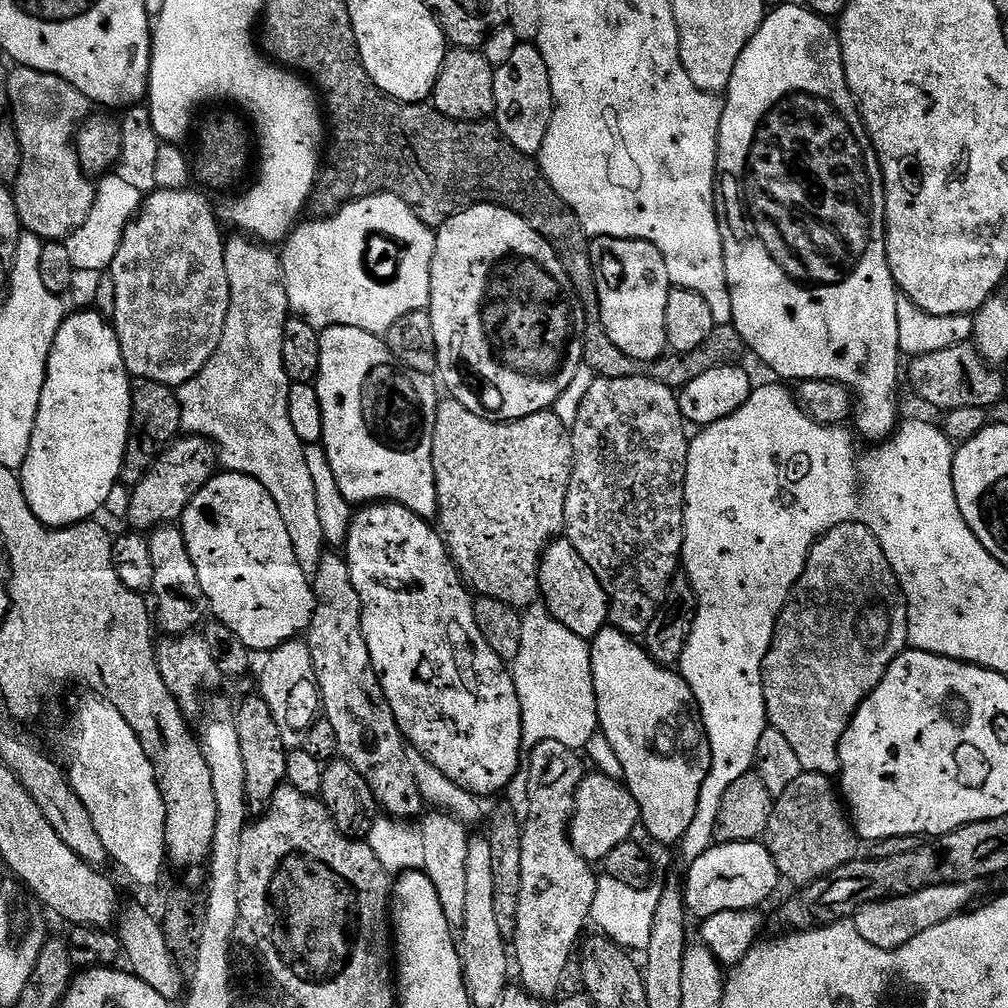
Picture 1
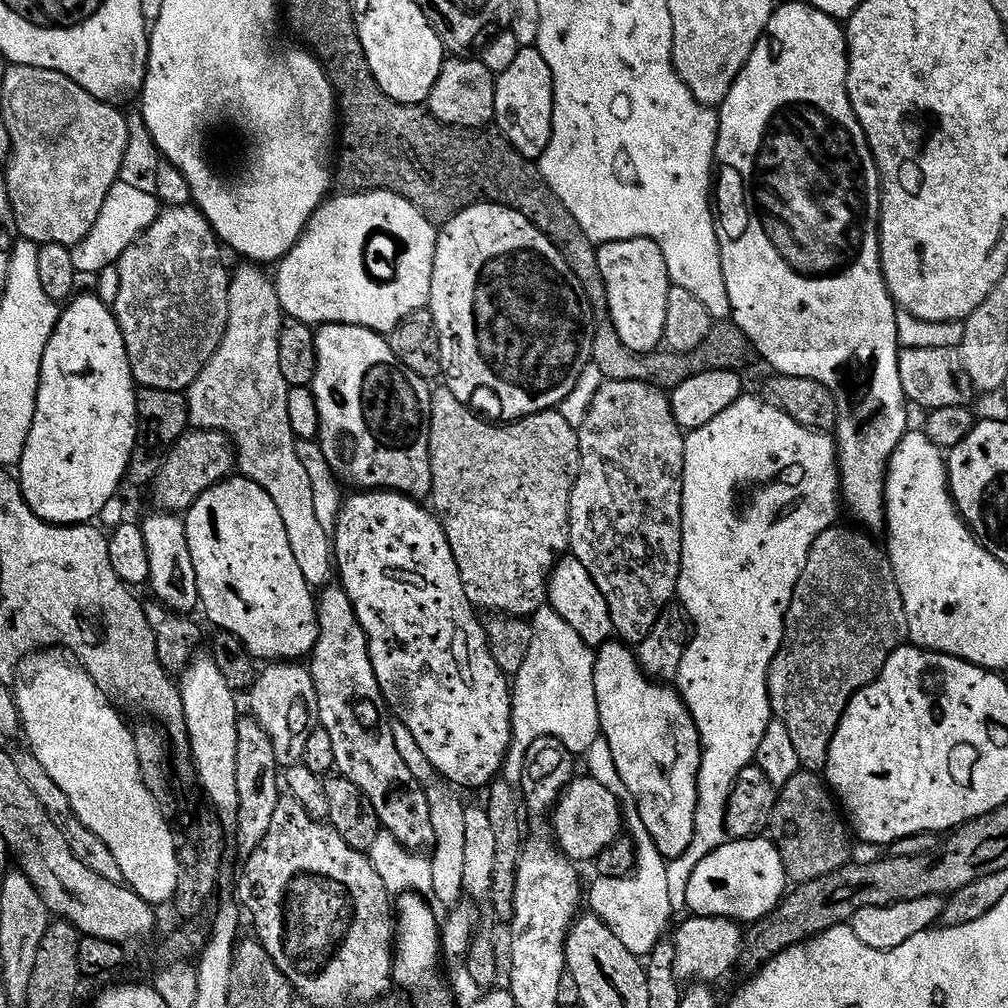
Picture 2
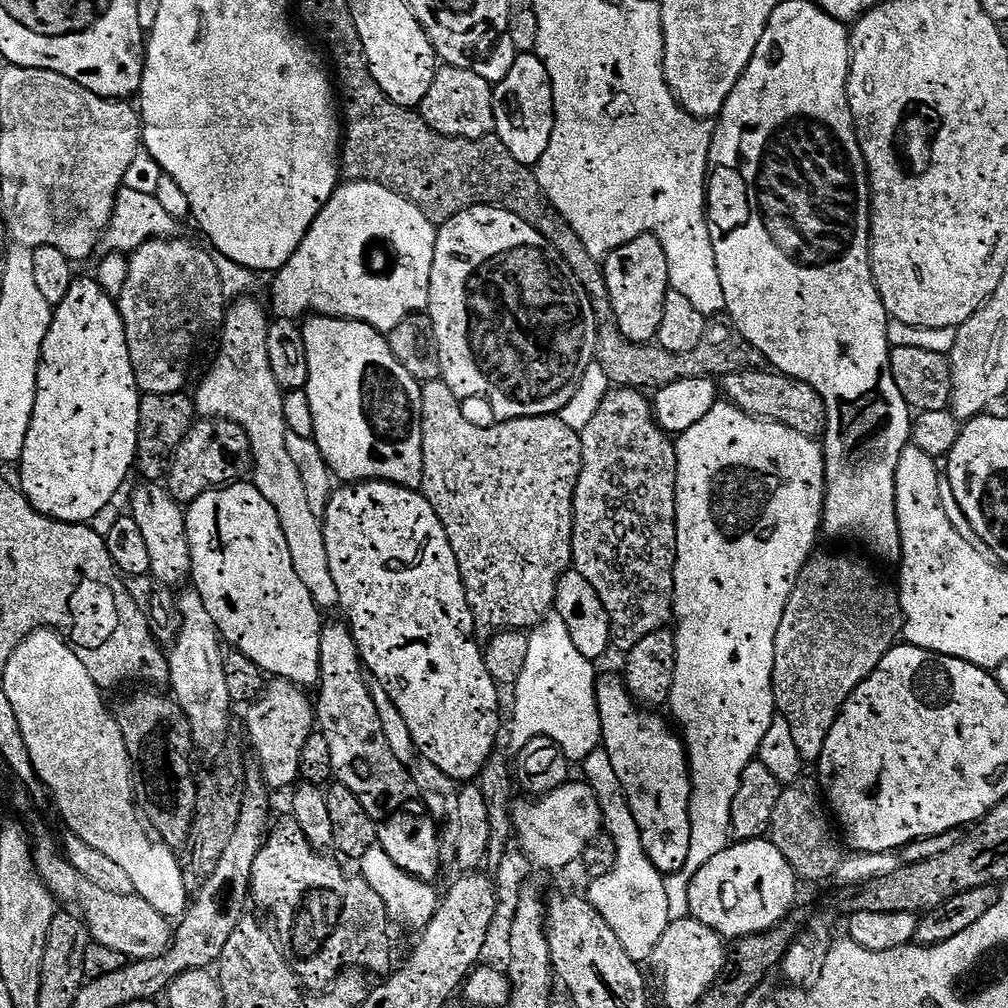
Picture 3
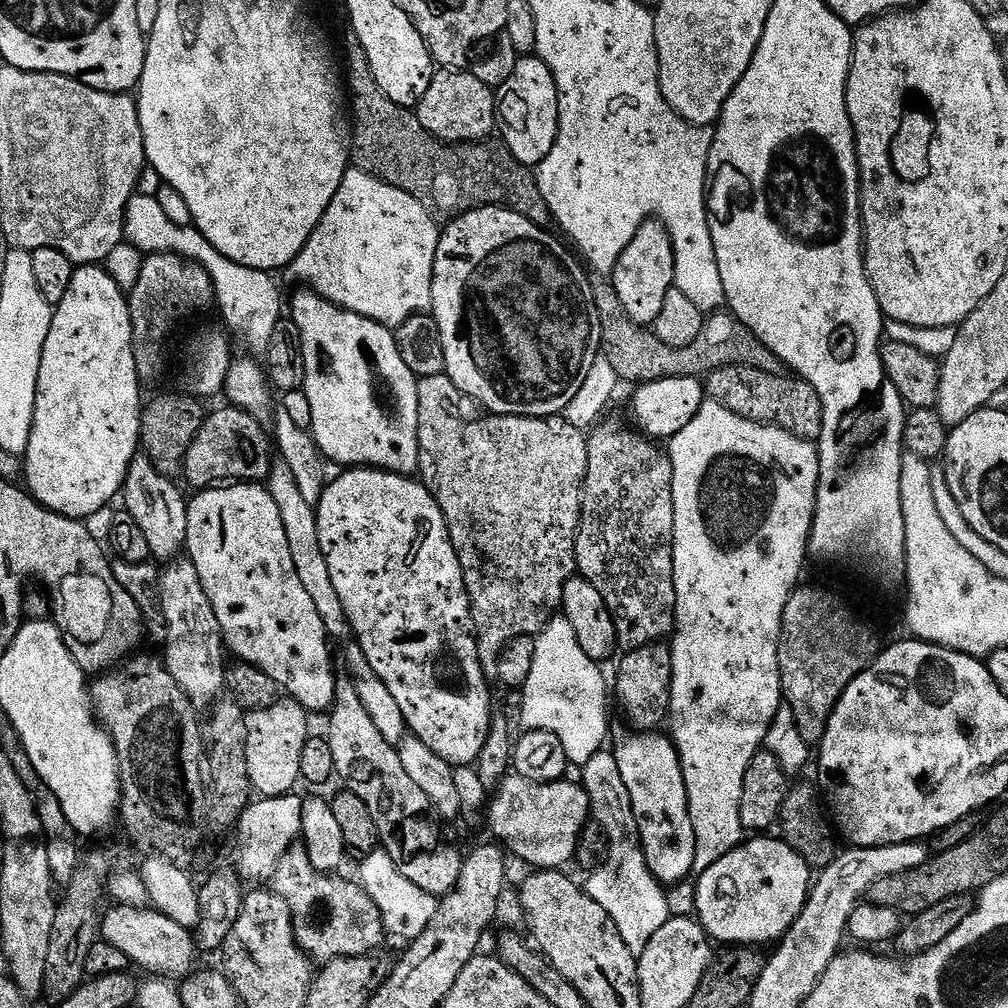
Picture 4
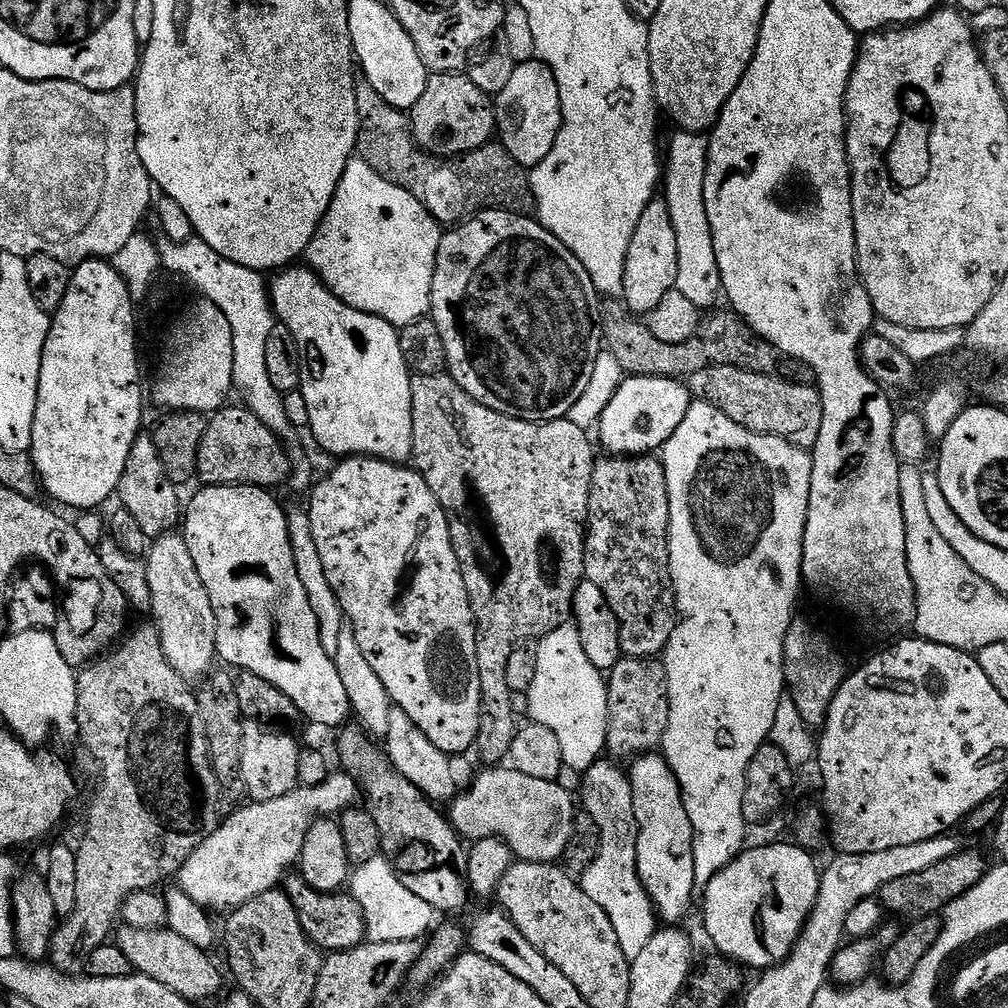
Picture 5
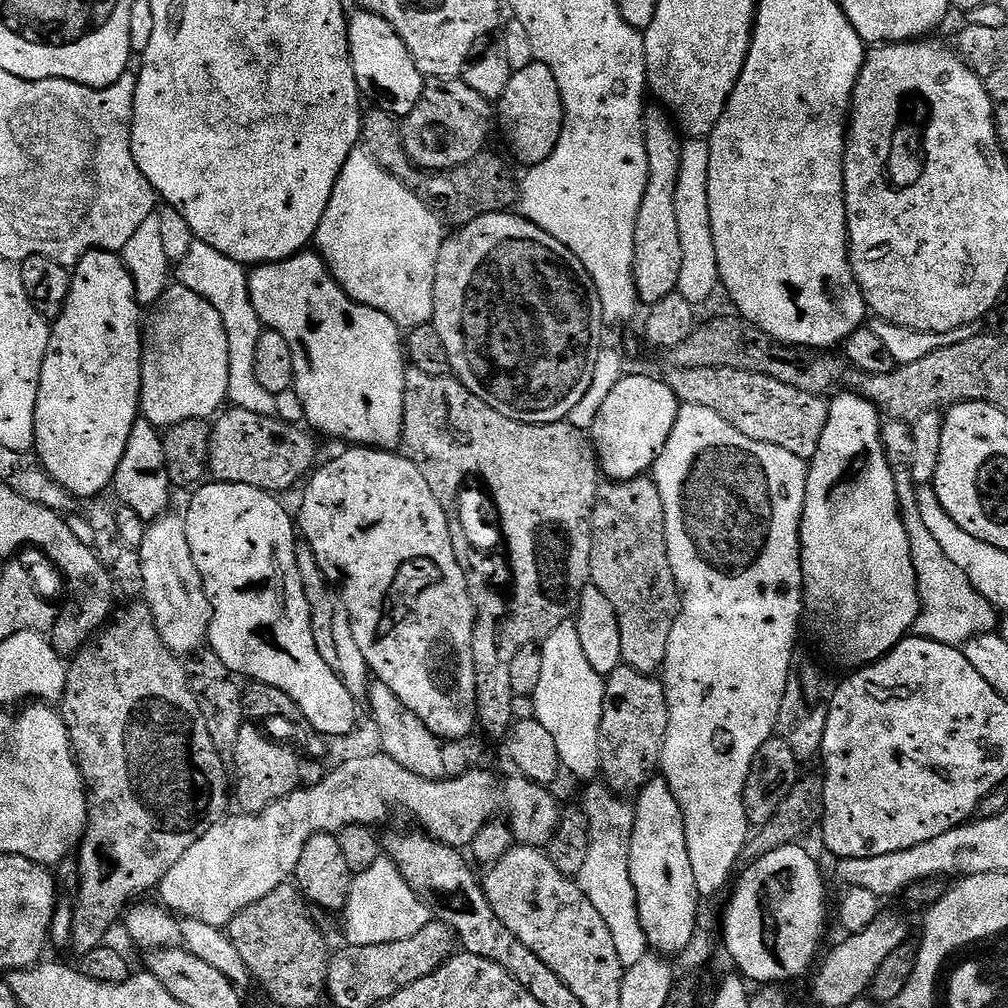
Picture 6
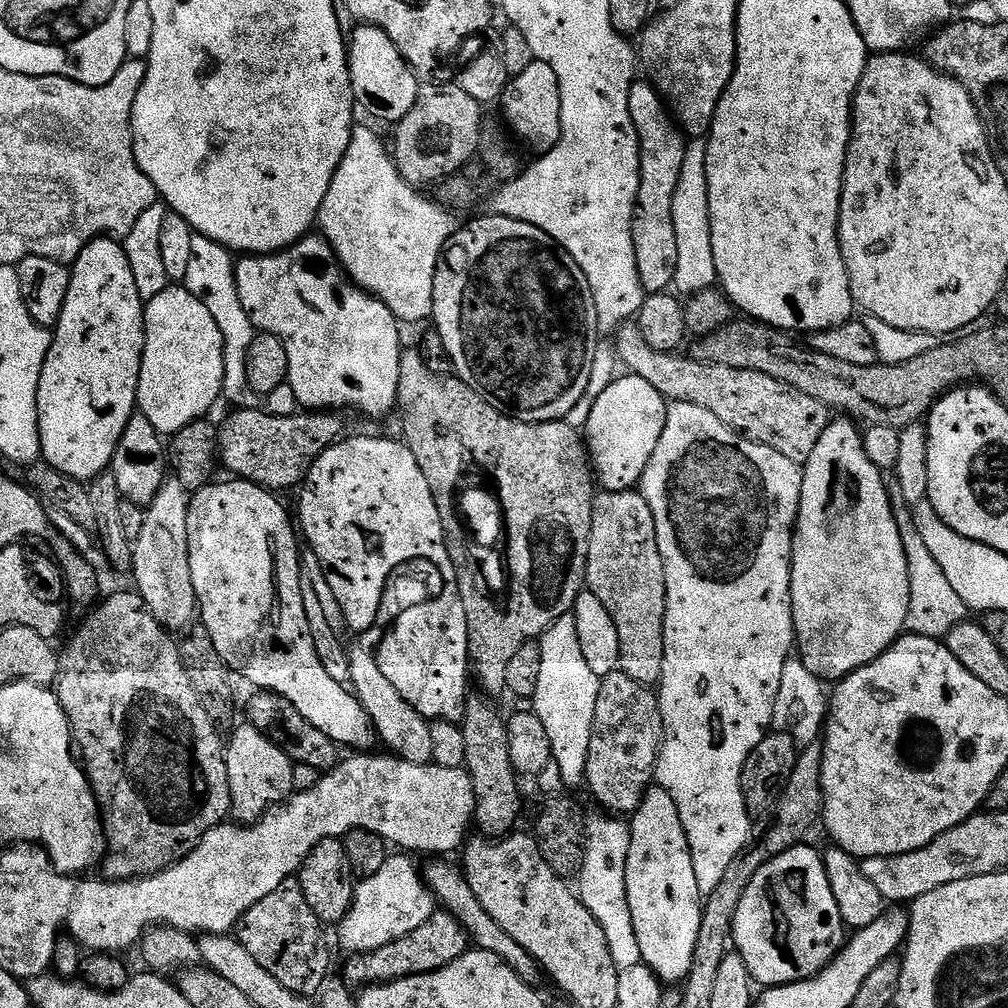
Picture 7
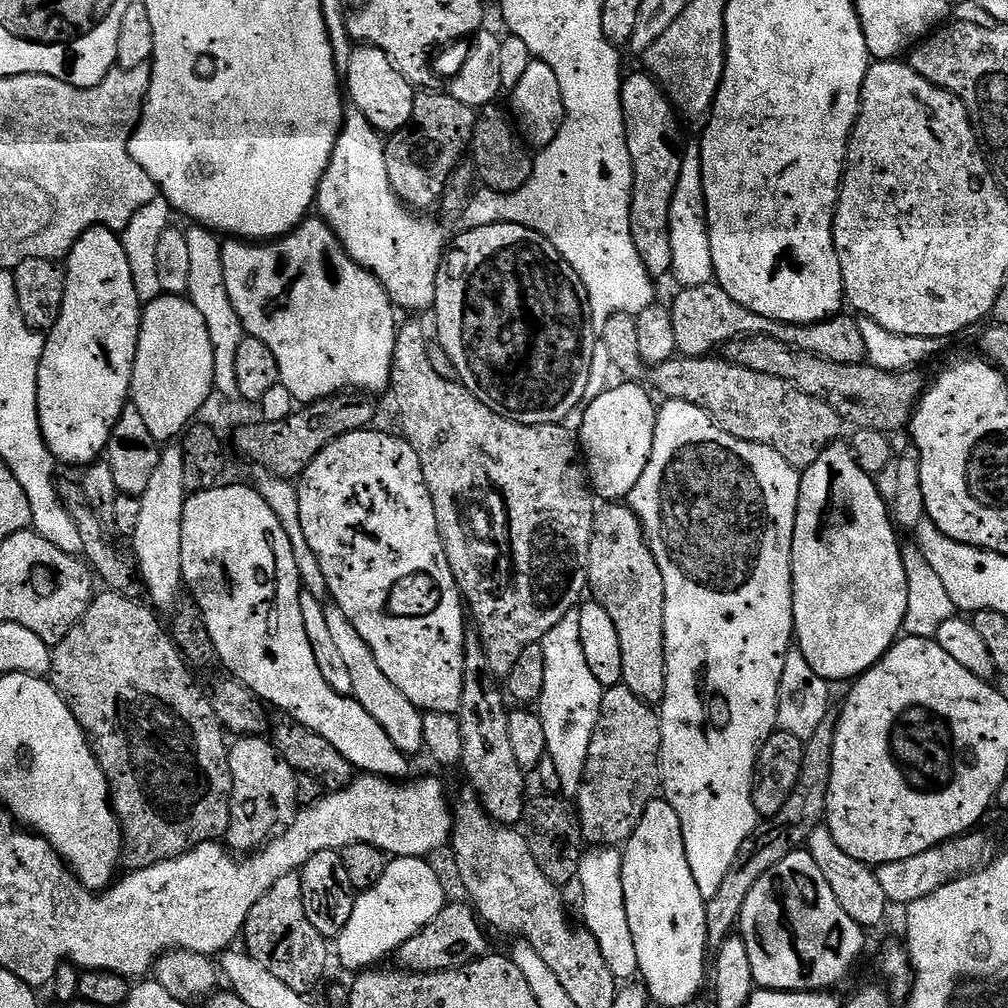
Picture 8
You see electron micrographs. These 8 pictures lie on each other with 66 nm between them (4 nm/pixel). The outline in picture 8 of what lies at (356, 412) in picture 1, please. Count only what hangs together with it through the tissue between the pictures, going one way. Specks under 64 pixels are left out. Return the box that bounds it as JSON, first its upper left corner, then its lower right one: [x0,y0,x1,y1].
[220,219,398,405]

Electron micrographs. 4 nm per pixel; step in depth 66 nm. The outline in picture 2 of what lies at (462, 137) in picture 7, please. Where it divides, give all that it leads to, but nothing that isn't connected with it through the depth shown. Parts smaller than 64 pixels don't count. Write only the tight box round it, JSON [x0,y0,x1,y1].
[426,58,496,130]

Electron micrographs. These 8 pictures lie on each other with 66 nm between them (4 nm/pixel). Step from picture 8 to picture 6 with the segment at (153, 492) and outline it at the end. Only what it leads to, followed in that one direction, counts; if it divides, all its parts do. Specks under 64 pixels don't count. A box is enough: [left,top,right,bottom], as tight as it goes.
[138,514,210,658]

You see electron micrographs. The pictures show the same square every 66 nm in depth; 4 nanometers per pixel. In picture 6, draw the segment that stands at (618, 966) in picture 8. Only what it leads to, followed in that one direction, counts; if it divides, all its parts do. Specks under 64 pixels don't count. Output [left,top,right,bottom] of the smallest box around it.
[578,782,650,970]

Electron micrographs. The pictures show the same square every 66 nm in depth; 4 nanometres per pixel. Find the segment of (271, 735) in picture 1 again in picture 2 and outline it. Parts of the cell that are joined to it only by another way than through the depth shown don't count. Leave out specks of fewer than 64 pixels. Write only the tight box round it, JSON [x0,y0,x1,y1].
[234,718,282,858]

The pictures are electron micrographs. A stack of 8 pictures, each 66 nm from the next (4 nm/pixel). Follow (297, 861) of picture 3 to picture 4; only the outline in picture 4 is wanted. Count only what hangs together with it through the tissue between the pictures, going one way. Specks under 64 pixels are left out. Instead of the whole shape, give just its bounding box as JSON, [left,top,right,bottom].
[270,846,386,962]

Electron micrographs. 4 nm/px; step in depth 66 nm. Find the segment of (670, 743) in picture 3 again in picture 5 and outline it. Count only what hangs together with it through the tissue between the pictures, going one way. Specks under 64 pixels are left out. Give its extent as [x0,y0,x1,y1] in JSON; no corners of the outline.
[630,755,697,926]

